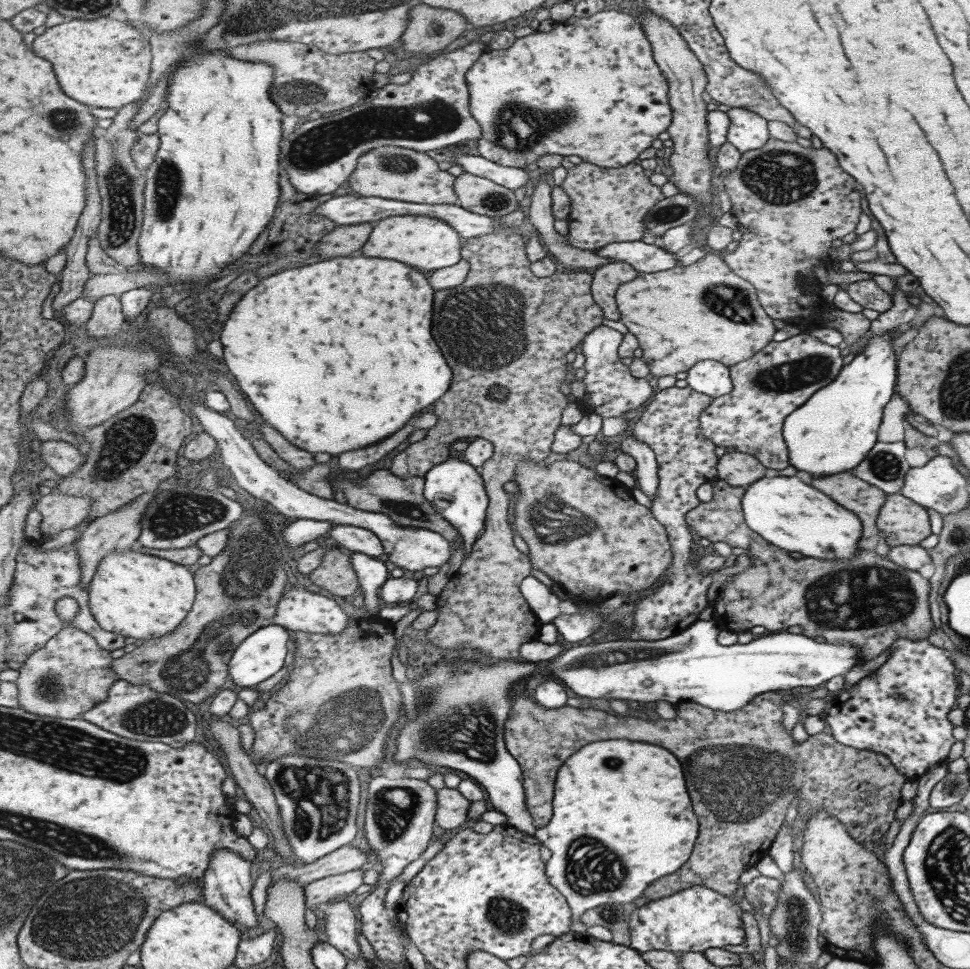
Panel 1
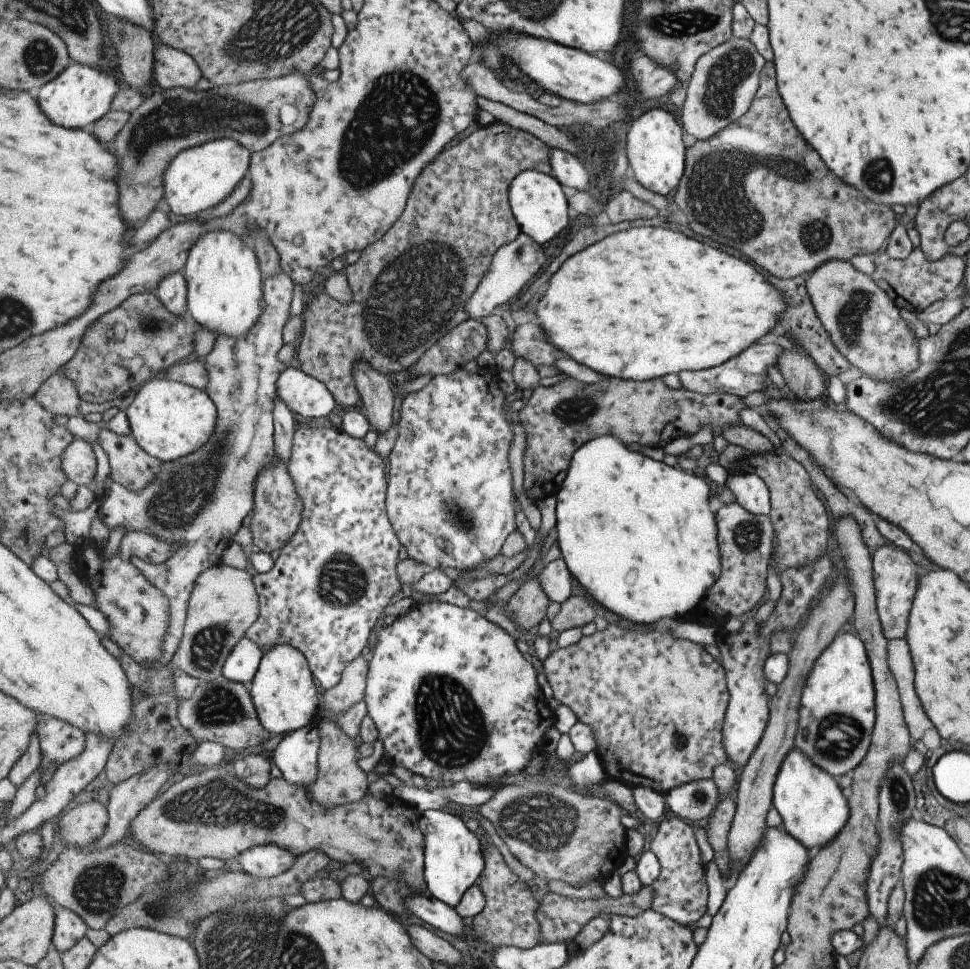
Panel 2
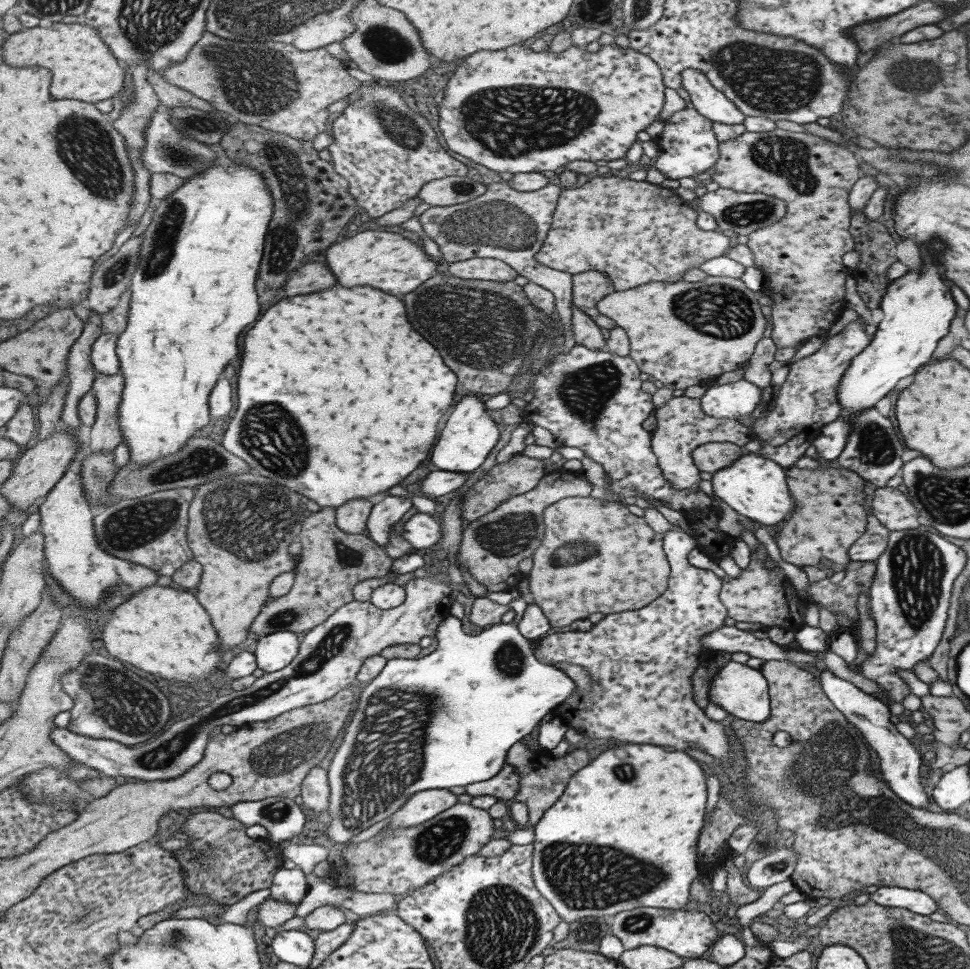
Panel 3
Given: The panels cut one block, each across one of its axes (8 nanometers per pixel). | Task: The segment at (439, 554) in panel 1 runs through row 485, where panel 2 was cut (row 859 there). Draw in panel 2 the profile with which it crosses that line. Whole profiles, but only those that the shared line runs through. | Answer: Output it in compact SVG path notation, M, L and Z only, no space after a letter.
M255 846L243 852L237 862L241 864L243 872L249 872L257 878L275 878L291 870L291 866L297 862L297 856L281 846Z

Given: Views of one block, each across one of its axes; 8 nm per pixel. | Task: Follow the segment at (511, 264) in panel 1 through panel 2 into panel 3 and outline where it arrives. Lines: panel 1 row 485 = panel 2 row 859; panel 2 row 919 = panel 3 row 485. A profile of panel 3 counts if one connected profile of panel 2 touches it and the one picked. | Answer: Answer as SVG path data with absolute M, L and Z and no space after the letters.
M515 454L513 460L509 460L509 462L505 462L505 464L495 464L495 466L487 472L487 476L485 476L483 480L479 480L479 482L473 486L473 490L469 492L469 498L467 498L467 502L465 502L463 516L465 516L465 518L469 520L469 524L471 524L471 522L483 518L485 514L495 512L497 508L501 508L503 502L513 500L513 498L517 498L517 496L523 496L523 494L527 494L527 492L533 492L533 490L541 484L541 480L545 478L545 474L547 474L547 472L545 472L545 460L529 458L529 456L525 456L525 454Z

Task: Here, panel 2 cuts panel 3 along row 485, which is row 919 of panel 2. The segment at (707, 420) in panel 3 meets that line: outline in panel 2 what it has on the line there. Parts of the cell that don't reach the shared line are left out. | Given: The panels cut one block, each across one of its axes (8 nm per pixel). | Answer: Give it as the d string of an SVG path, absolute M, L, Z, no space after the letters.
M679 818L661 820L657 824L655 836L649 842L649 852L653 852L661 864L659 878L651 884L653 888L651 910L681 926L689 926L691 922L699 920L705 914L705 902L707 902L707 884L705 884L707 870L701 860L699 844L693 836L693 826Z

